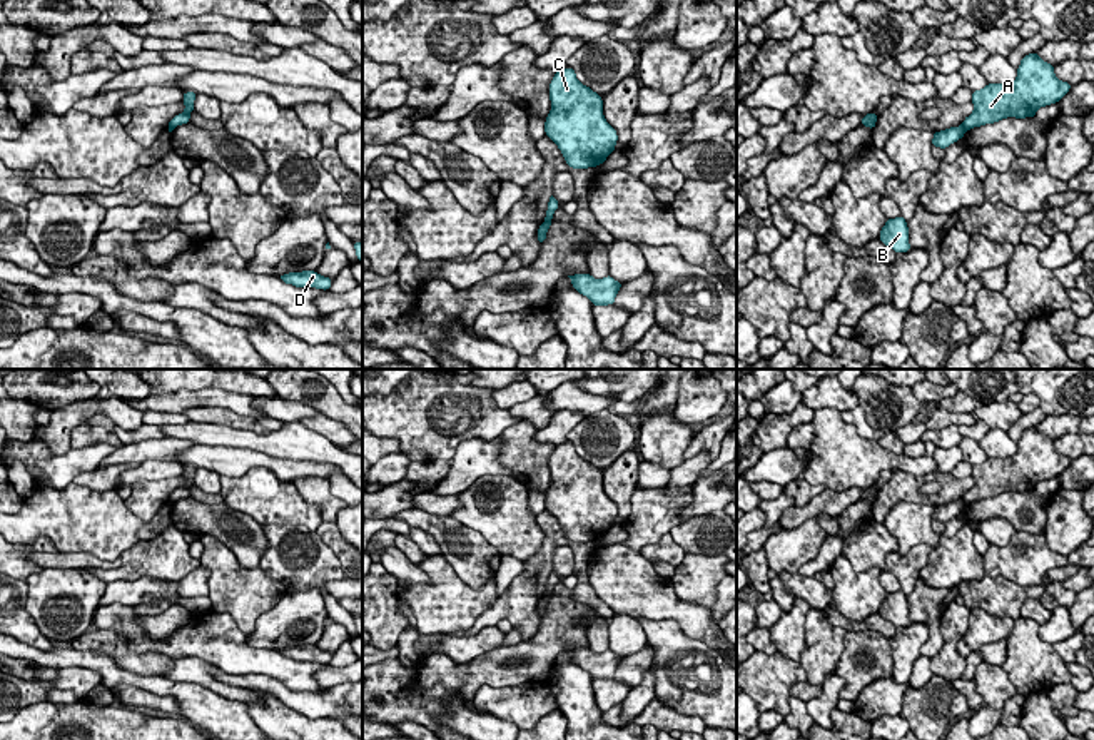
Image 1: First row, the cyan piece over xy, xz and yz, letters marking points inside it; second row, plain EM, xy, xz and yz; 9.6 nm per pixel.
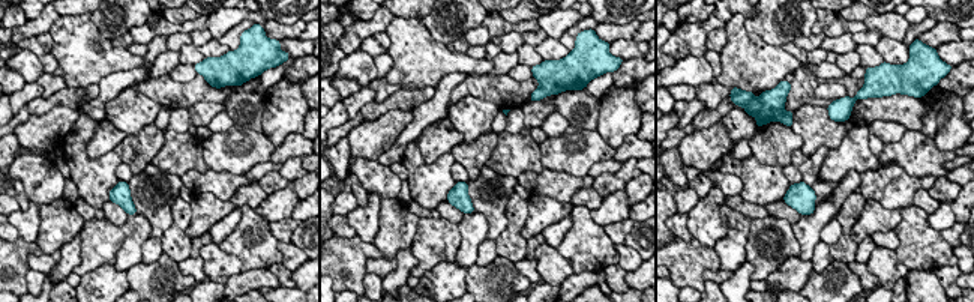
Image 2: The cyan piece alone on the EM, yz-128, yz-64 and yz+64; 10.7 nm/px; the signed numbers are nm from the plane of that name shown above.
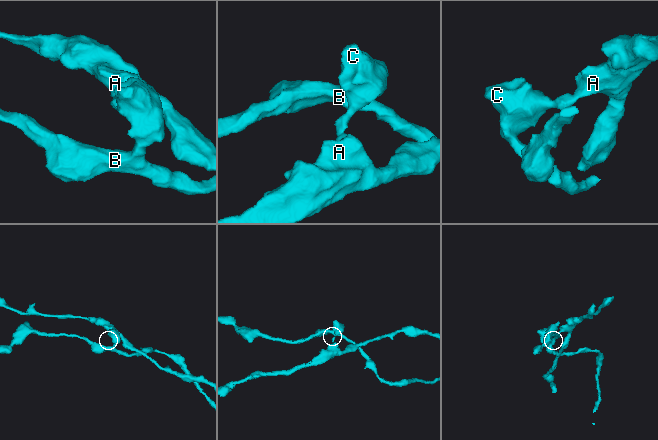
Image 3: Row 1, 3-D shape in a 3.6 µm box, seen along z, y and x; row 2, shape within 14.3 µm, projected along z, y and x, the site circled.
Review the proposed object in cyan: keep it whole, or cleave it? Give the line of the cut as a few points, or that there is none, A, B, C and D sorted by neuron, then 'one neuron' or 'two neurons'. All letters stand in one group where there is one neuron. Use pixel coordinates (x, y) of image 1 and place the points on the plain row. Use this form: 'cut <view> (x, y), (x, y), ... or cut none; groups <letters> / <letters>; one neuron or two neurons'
cut xz (550, 593), (545, 597); groups A / B C D; two neurons

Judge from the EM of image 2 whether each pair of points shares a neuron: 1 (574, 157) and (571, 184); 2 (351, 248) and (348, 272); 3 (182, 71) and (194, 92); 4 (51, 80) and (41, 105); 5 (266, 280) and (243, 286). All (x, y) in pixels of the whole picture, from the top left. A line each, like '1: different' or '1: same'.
1: different
2: same
3: different
4: different
5: same

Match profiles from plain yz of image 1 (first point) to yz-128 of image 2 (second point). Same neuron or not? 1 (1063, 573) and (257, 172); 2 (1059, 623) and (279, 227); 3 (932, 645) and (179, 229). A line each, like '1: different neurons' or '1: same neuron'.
1: same neuron
2: different neurons
3: different neurons

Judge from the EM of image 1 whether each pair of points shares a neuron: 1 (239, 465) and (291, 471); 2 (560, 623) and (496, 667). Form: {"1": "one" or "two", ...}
{"1": "one", "2": "one"}

